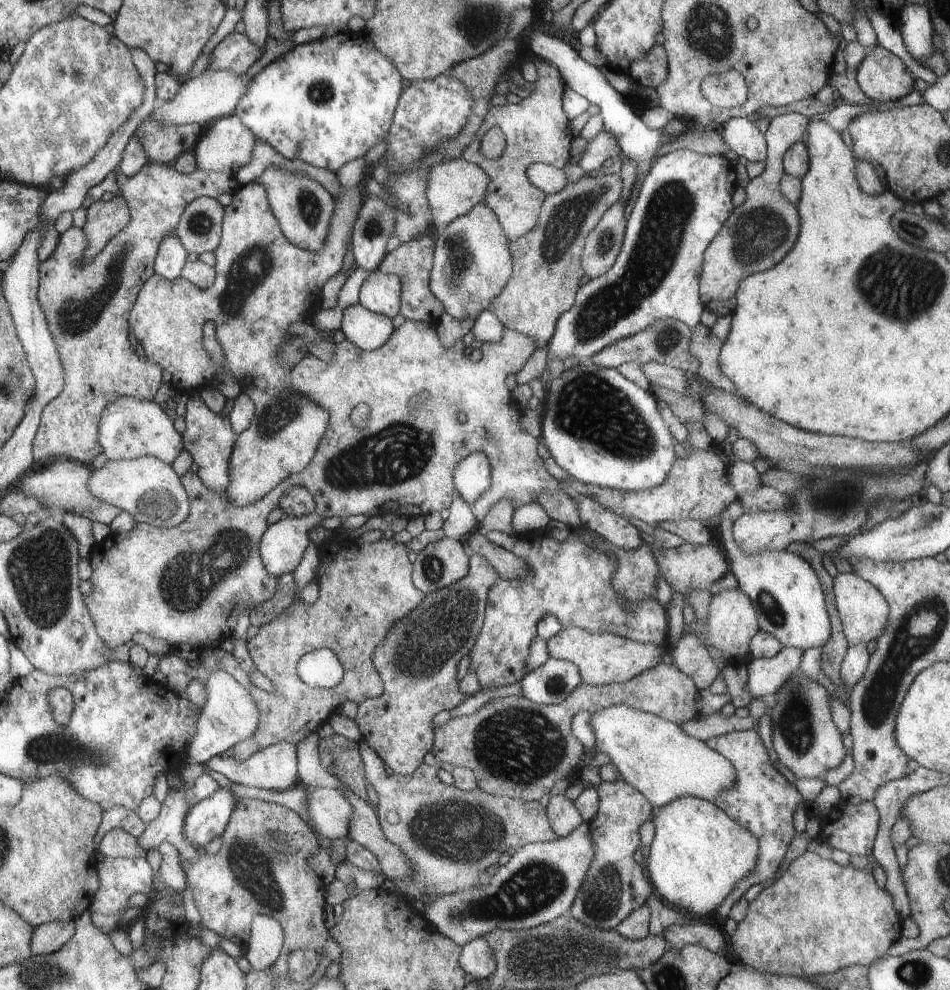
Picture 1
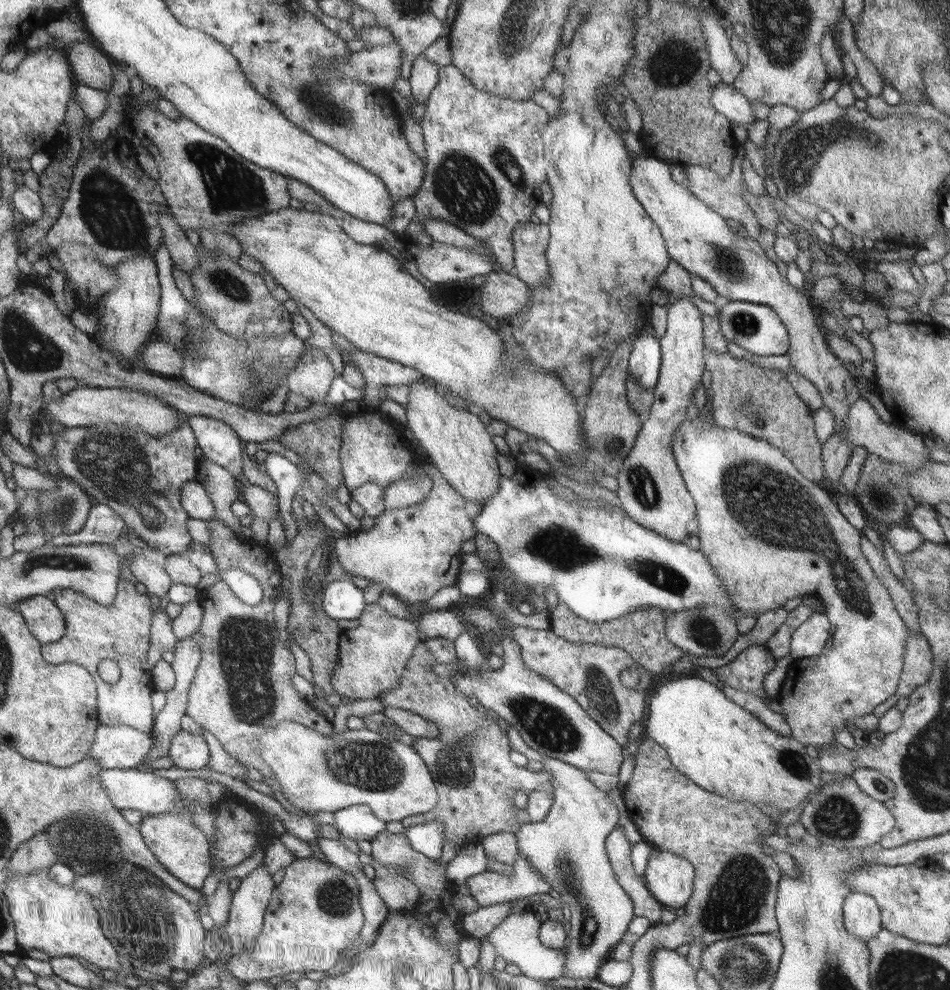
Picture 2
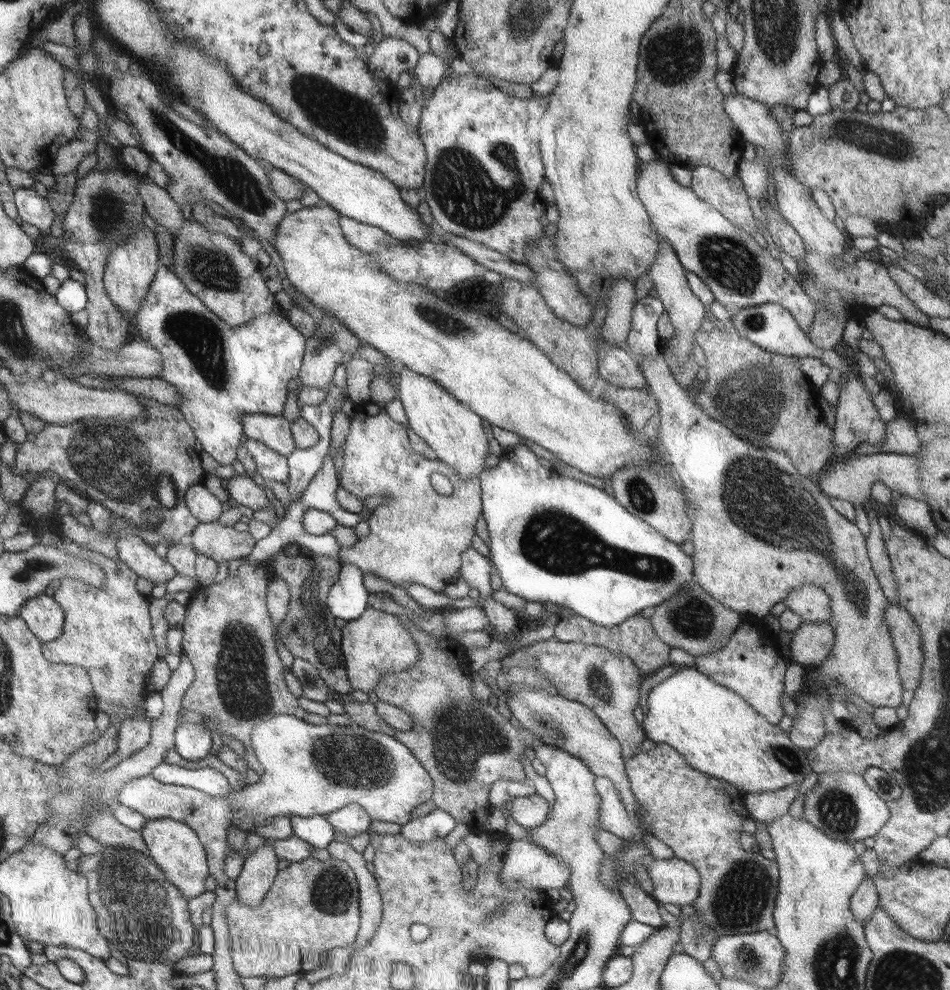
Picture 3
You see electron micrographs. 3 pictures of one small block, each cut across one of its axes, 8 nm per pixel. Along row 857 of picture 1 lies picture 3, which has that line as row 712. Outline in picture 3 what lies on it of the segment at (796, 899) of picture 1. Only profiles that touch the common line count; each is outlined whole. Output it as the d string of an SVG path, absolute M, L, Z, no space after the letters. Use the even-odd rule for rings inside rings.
M643 354L637 358L639 370L645 378L647 390L653 394L659 414L659 432L657 432L657 448L667 456L667 462L673 466L675 478L683 484L685 492L693 496L695 510L689 514L691 526L691 544L693 544L693 580L717 602L739 612L741 616L765 618L769 608L781 602L789 590L801 586L805 582L821 584L823 590L831 596L831 612L835 622L835 642L831 648L831 656L827 662L819 666L819 672L807 676L807 690L799 698L797 704L797 720L789 730L789 740L801 750L815 748L825 736L823 720L819 714L819 700L815 698L819 692L823 698L831 700L855 700L867 708L897 708L903 704L903 684L899 678L897 654L891 646L891 636L887 626L883 624L883 610L887 606L887 598L873 574L871 560L867 554L867 536L859 532L859 528L837 514L815 480L801 476L791 458L785 452L777 452L771 448L755 448L743 440L739 440L733 432L729 432L721 422L705 416L687 392L675 382L667 360L661 354ZM827 678L835 678L841 686L829 686Z

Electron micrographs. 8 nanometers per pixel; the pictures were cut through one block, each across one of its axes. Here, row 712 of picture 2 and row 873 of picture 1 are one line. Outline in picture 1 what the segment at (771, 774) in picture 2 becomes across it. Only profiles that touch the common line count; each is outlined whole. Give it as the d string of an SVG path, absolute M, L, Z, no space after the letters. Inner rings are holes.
M677 798L653 812L655 838L649 846L645 872L653 894L693 916L717 910L735 886L755 870L759 842L751 830L733 822L719 806L699 798Z

